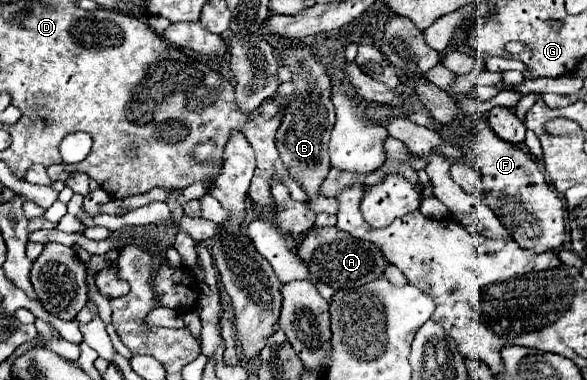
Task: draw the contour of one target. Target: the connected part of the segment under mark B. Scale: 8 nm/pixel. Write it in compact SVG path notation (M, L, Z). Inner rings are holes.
M291 47L281 53L283 65L287 65L293 71L293 83L295 93L291 95L291 105L287 107L285 115L281 117L281 127L275 133L275 145L281 155L281 161L285 167L289 167L289 175L307 191L309 195L309 207L315 213L333 213L337 215L339 203L337 199L319 197L319 185L325 181L327 171L331 167L329 153L327 153L327 141L329 133L335 125L335 109L331 105L331 83L325 73L325 67L309 53L307 47Z

